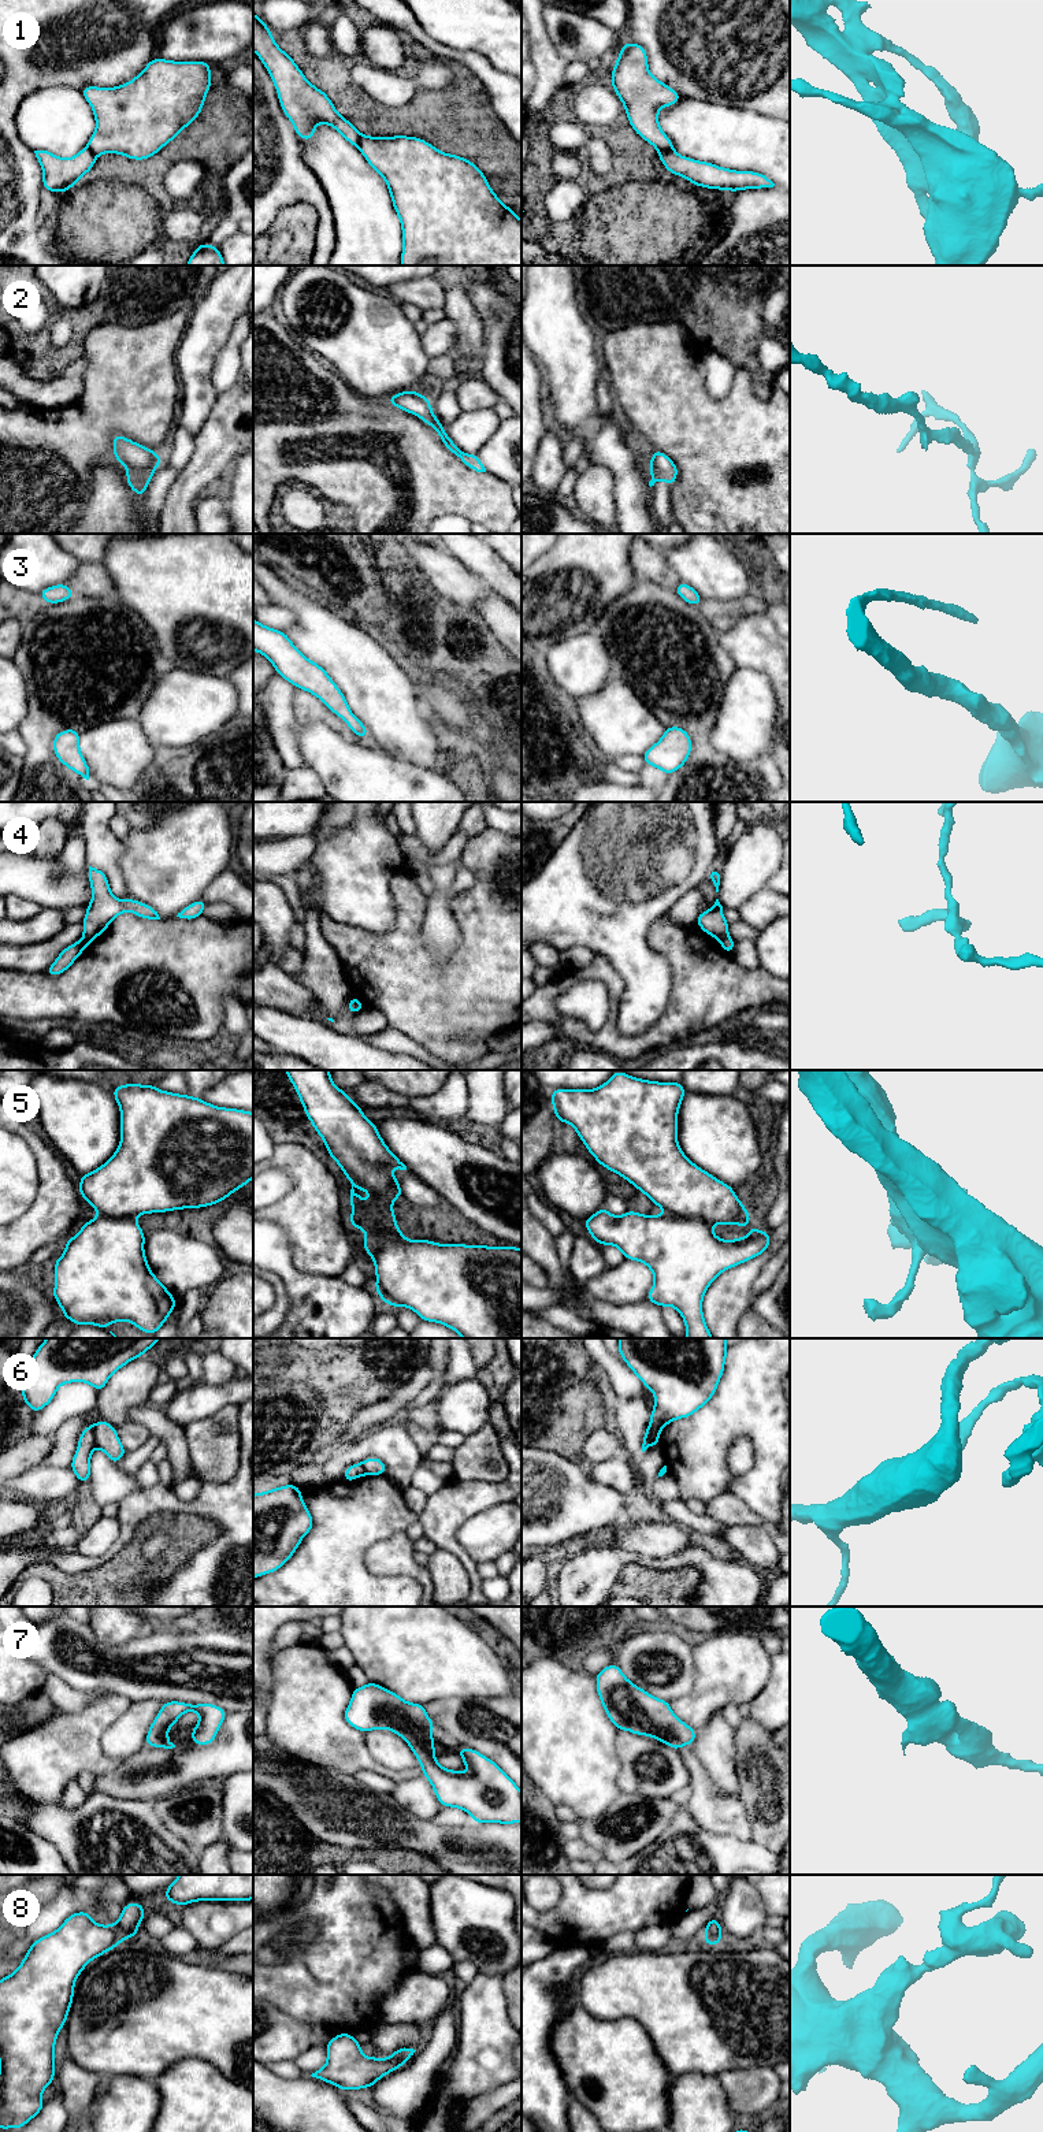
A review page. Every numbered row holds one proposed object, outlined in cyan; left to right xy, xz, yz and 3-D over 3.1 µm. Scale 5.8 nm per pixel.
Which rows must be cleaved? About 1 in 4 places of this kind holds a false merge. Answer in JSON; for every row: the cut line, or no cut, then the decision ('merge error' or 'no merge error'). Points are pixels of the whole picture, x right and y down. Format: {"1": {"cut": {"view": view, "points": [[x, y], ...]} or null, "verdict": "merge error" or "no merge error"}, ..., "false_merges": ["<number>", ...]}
{"1": {"cut": null, "verdict": "no merge error"}, "2": {"cut": null, "verdict": "no merge error"}, "3": {"cut": null, "verdict": "no merge error"}, "4": {"cut": {"view": "yz", "points": [[727, 935], [719, 940]]}, "verdict": "merge error"}, "5": {"cut": {"view": "yz", "points": [[668, 1213], [697, 1217], [711, 1225]]}, "verdict": "merge error"}, "6": {"cut": {"view": "yz", "points": [[649, 1423], [650, 1442], [648, 1447]]}, "verdict": "merge error"}, "7": {"cut": null, "verdict": "no merge error"}, "8": {"cut": null, "verdict": "no merge error"}, "false_merges": ["4", "5", "6"]}

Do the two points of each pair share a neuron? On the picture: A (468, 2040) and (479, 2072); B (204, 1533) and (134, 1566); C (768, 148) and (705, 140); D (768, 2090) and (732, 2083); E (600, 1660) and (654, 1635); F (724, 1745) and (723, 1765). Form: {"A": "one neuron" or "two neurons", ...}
{"A": "one neuron", "B": "one neuron", "C": "one neuron", "D": "one neuron", "E": "two neurons", "F": "one neuron"}

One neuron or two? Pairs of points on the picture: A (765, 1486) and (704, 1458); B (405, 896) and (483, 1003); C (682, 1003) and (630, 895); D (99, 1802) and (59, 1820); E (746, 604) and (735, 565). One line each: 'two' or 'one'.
A: one
B: one
C: two
D: one
E: two

